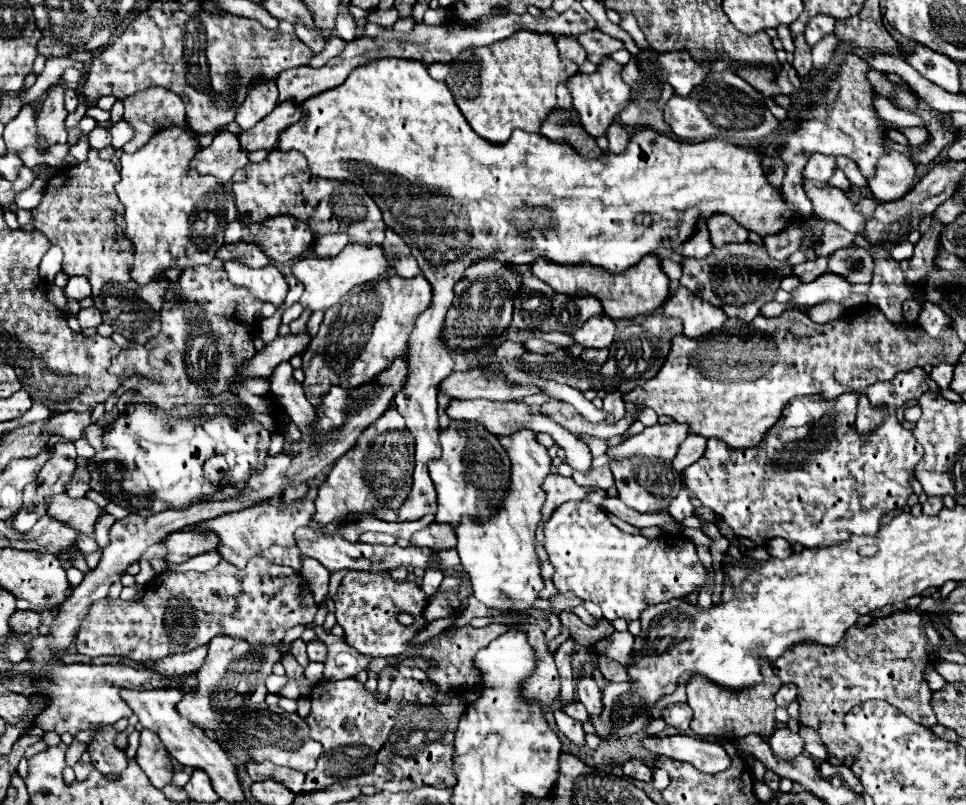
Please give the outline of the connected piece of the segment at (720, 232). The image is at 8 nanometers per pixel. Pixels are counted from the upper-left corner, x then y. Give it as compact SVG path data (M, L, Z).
M714 215L712 219L708 219L706 225L708 225L714 247L722 247L726 243L746 243L748 241L748 231L740 227L736 221L728 219L726 215Z

